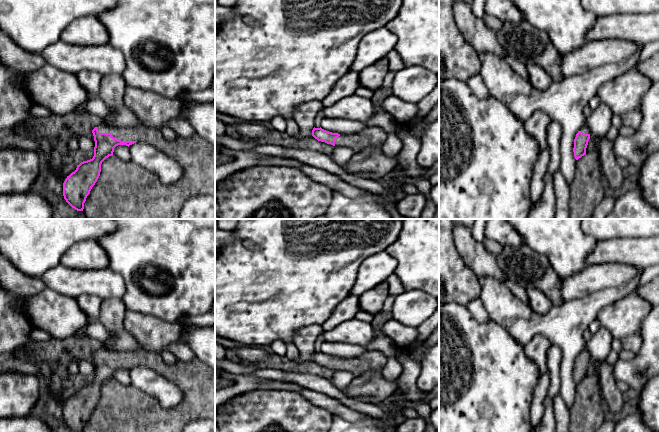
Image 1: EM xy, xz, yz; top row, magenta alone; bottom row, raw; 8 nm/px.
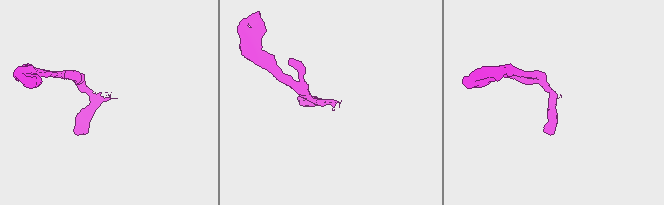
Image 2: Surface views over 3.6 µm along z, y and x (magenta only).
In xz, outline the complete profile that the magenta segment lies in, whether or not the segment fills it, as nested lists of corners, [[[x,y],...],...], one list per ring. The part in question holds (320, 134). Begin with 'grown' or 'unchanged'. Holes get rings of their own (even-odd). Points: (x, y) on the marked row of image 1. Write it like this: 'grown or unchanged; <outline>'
grown; [[[371,126],[362,133],[345,135],[326,131],[320,128],[313,128],[312,136],[318,141],[331,144],[333,146],[348,146],[355,152],[359,152],[369,146],[383,146],[387,133],[380,127]]]

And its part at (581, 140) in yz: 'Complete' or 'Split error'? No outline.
Split error

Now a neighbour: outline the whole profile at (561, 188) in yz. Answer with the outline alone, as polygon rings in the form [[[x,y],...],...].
[[[558,170],[553,175],[554,192],[556,194],[556,213],[554,219],[570,219],[567,200],[569,198],[569,185]]]

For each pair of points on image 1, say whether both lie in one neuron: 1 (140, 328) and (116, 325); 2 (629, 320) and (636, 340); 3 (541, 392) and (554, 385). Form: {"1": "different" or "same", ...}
{"1": "different", "2": "different", "3": "different"}

